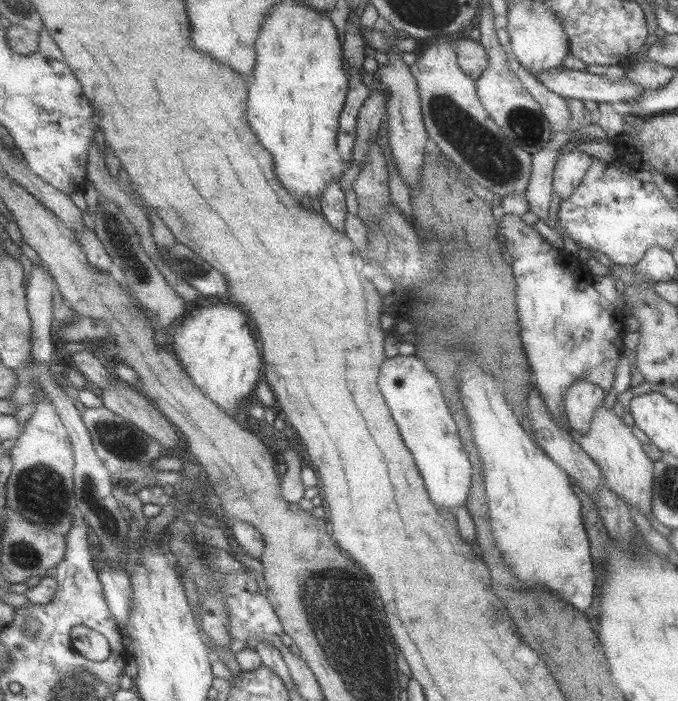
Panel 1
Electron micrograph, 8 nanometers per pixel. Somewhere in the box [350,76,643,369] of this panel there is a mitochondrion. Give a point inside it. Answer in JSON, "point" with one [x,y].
{"point":[494,156]}

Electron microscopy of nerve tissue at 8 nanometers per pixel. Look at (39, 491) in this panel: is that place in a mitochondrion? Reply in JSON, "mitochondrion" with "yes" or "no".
{"mitochondrion":"yes"}

